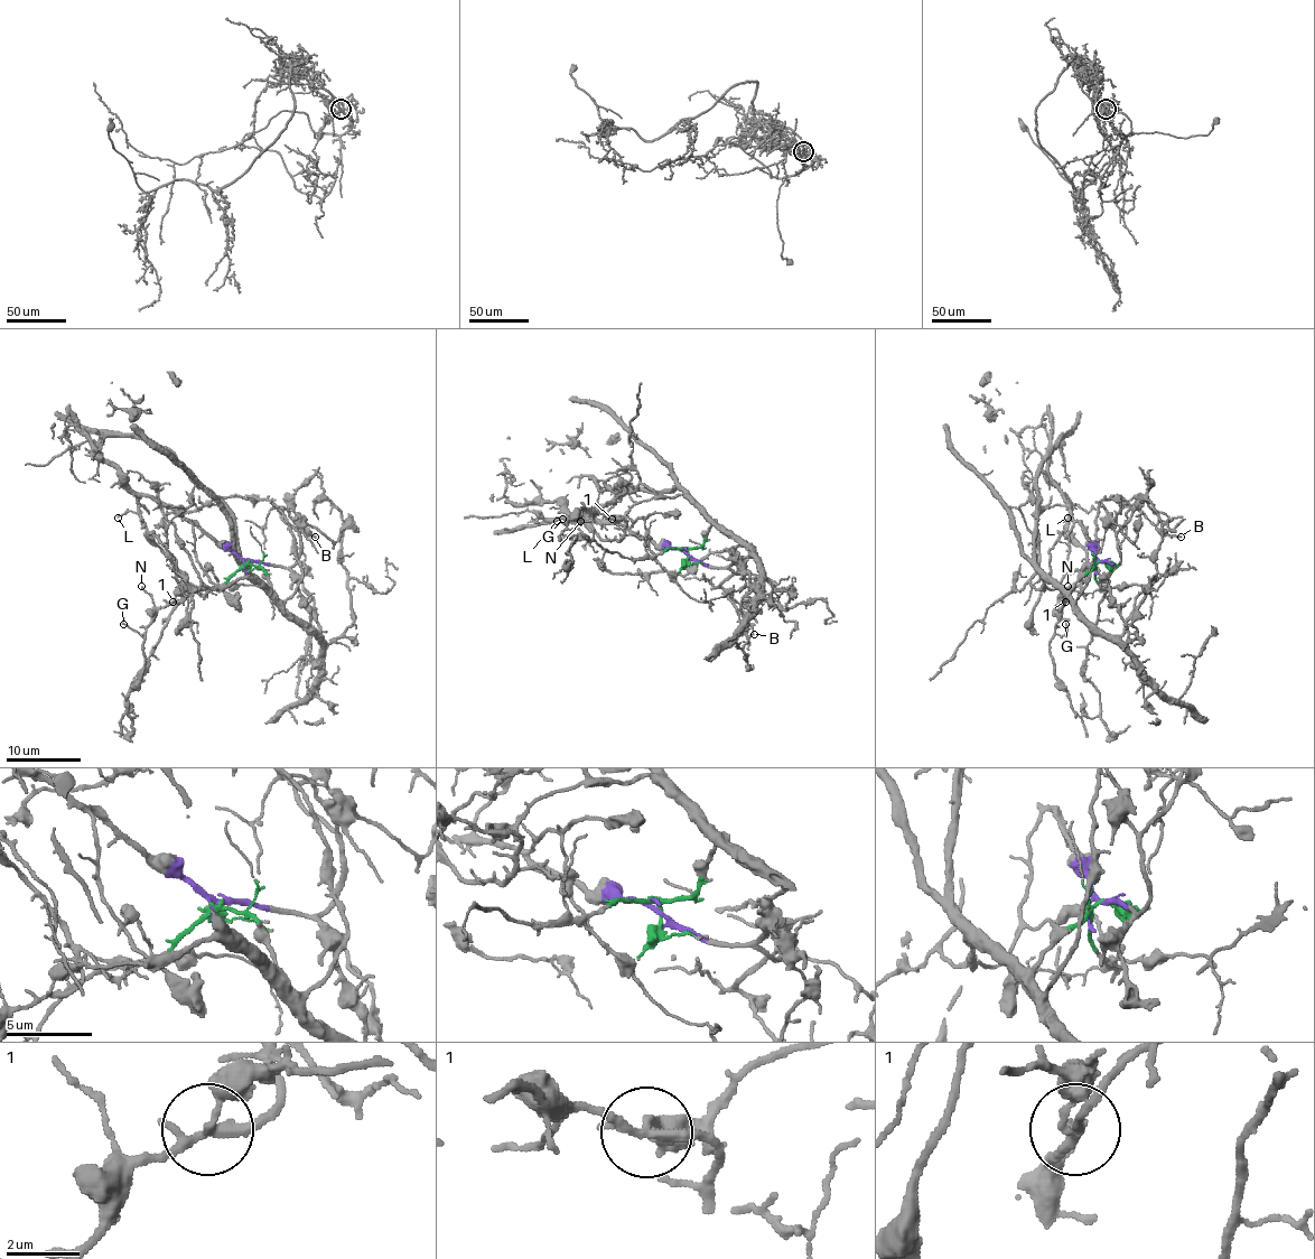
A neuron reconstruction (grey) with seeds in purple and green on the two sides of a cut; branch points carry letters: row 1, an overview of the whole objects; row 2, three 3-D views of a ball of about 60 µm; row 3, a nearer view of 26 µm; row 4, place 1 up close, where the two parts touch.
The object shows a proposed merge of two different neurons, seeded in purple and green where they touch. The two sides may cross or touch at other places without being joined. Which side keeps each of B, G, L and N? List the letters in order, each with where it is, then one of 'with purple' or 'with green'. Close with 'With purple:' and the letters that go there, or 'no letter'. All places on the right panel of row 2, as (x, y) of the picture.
B: at (1181, 537); with purple
G: at (1065, 624); with purple
L: at (1068, 518); with purple
N: at (1068, 586); with purple
With purple: B, G, L, N

